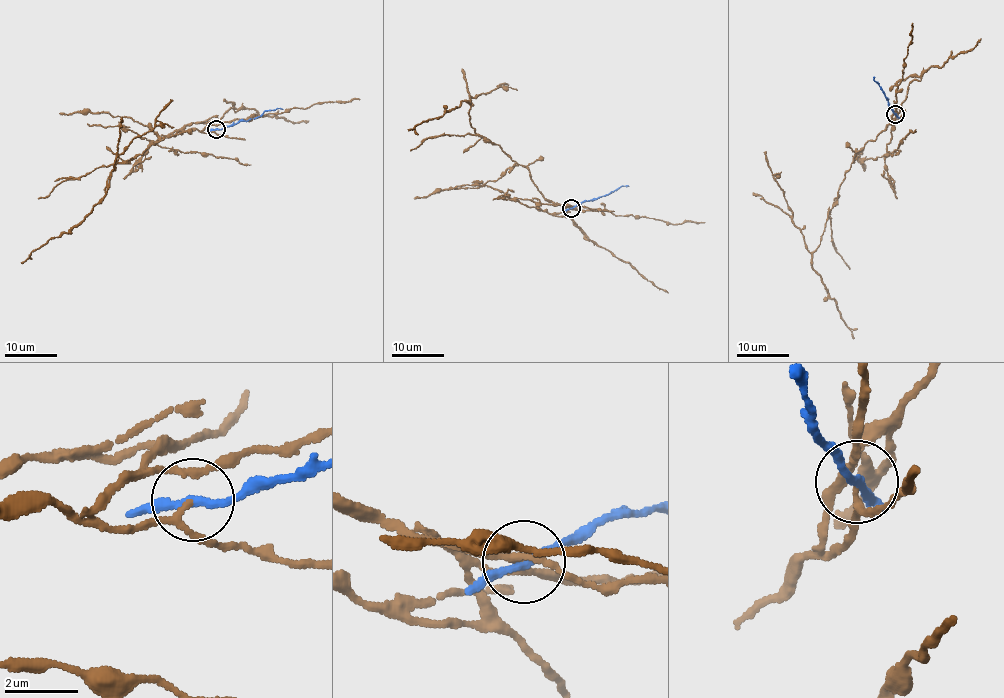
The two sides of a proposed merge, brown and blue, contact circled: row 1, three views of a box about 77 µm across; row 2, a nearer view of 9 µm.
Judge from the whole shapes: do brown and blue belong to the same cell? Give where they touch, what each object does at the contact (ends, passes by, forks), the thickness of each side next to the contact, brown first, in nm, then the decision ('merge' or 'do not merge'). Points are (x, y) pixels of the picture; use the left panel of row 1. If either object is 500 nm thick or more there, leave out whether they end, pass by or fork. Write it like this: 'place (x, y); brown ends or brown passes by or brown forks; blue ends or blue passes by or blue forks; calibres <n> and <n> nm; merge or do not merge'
place (216, 129); brown passes by; blue passes by; calibres 140 and 240 nm; do not merge

